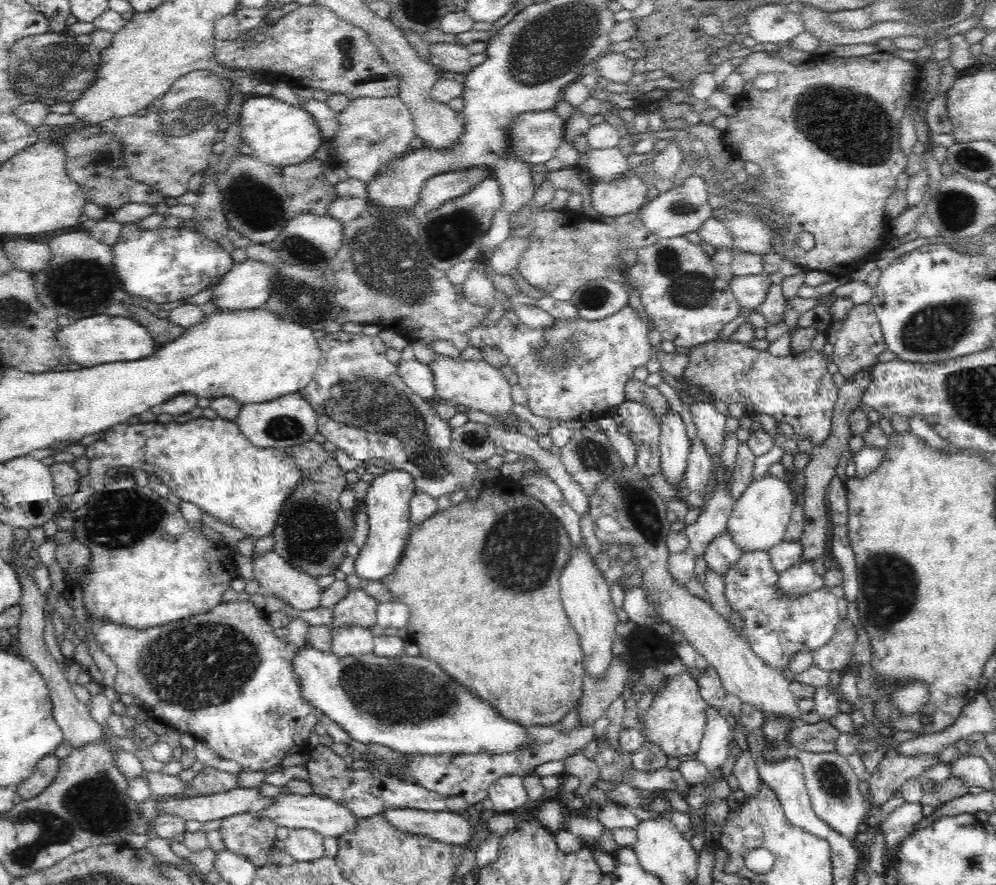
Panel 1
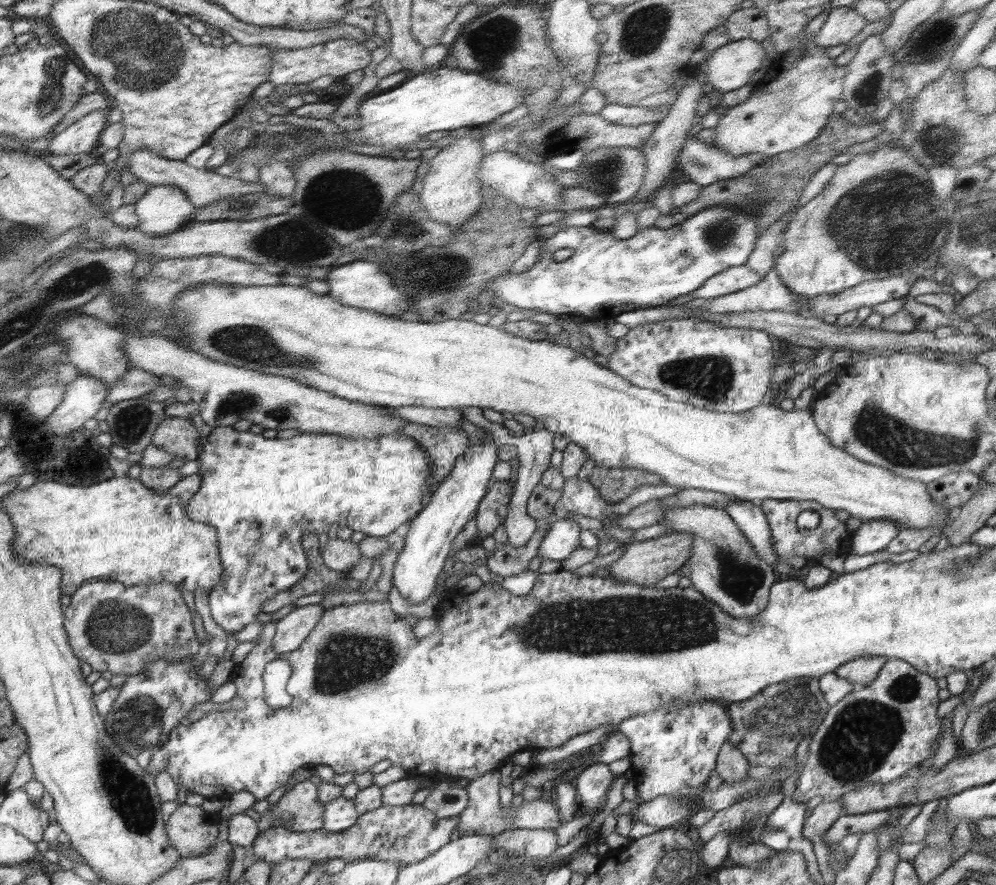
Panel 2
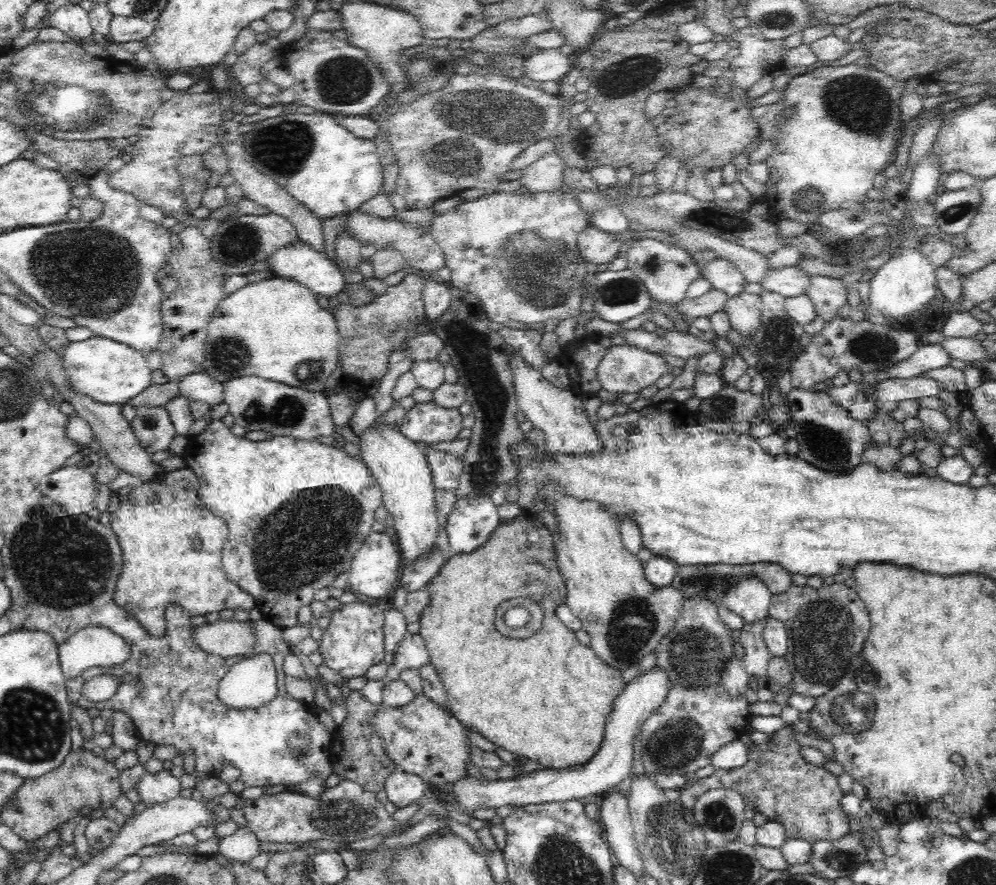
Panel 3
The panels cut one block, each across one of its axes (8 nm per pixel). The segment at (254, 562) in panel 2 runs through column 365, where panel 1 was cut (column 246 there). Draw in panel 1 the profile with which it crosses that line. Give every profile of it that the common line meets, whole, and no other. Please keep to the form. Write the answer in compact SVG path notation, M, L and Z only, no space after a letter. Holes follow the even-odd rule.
M196 417L188 422L137 423L124 421L112 425L104 437L85 449L90 459L89 474L79 481L78 494L70 496L67 510L75 512L86 504L86 498L103 490L104 473L109 468L127 466L156 475L184 502L192 502L202 513L218 518L228 526L239 528L252 537L270 535L282 515L288 499L302 483L302 471L284 449L254 446L232 420Z

